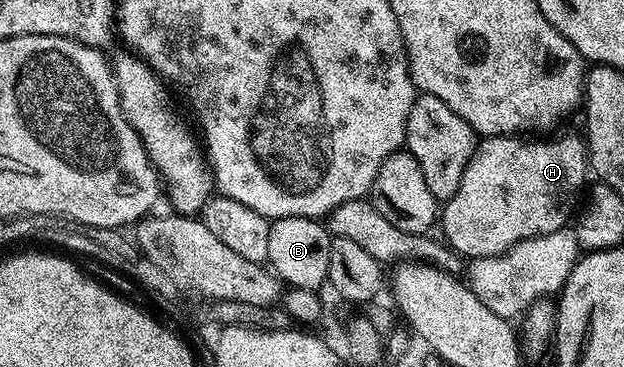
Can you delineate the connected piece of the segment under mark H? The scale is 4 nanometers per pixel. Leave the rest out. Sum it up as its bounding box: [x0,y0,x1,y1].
[439,136,587,260]

